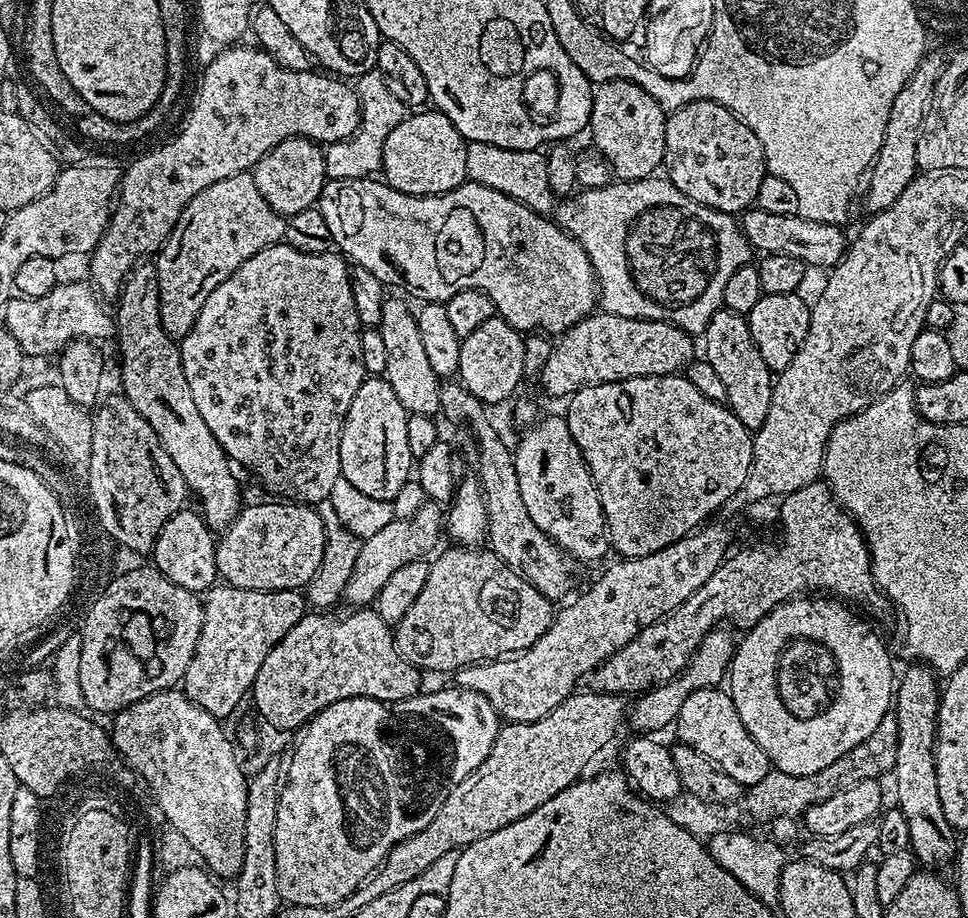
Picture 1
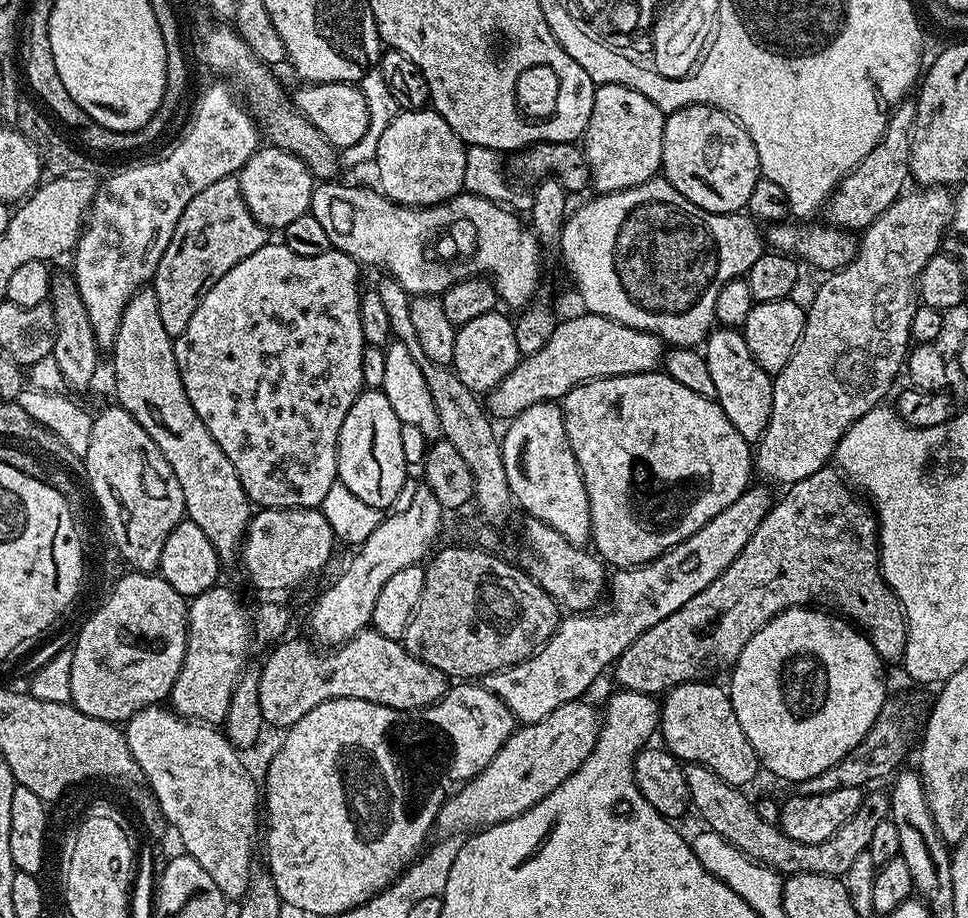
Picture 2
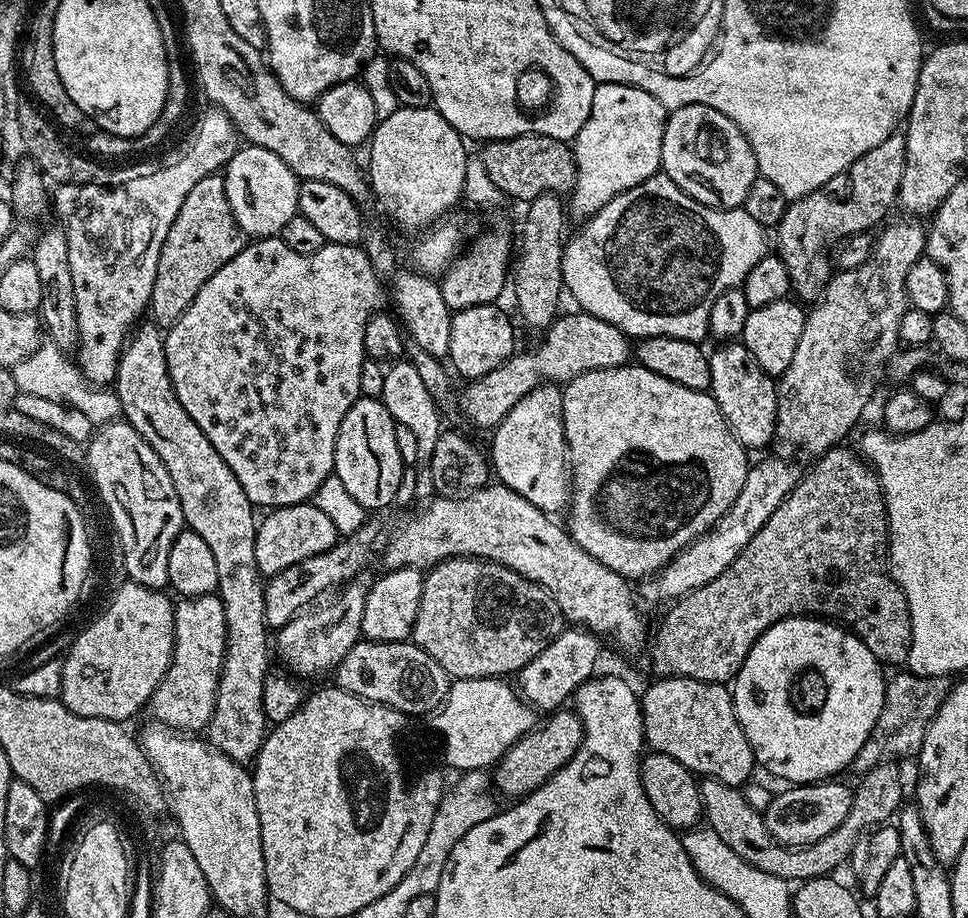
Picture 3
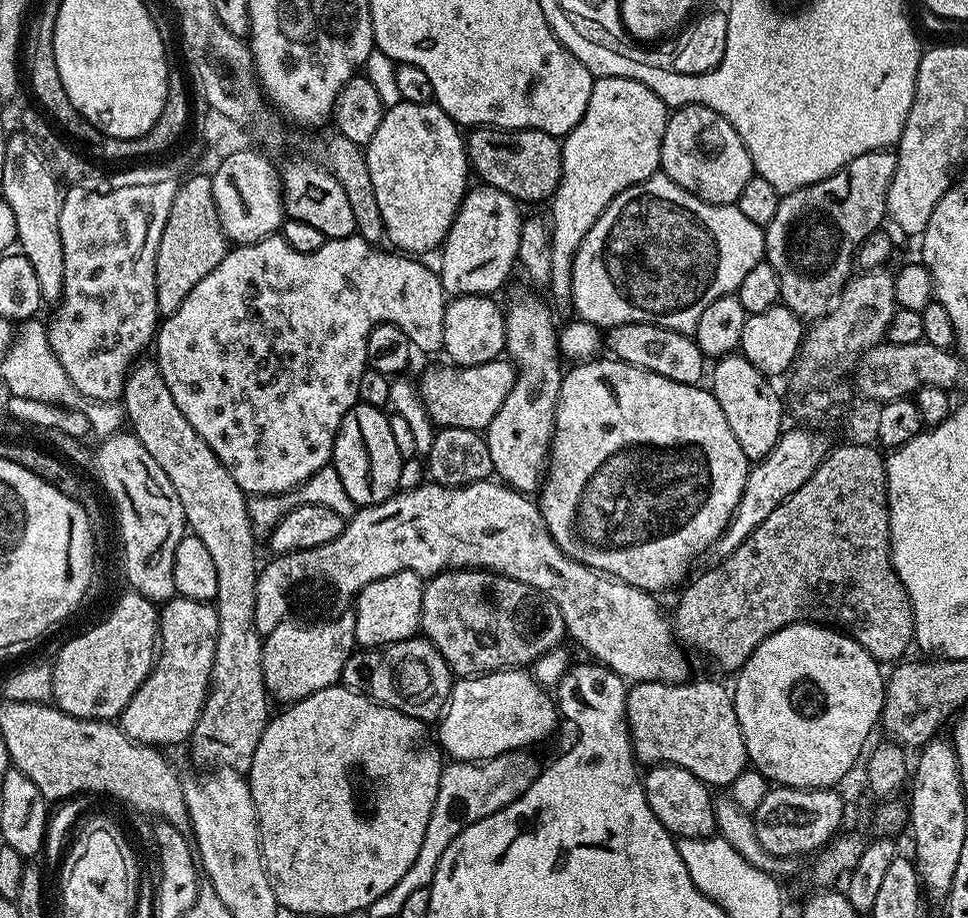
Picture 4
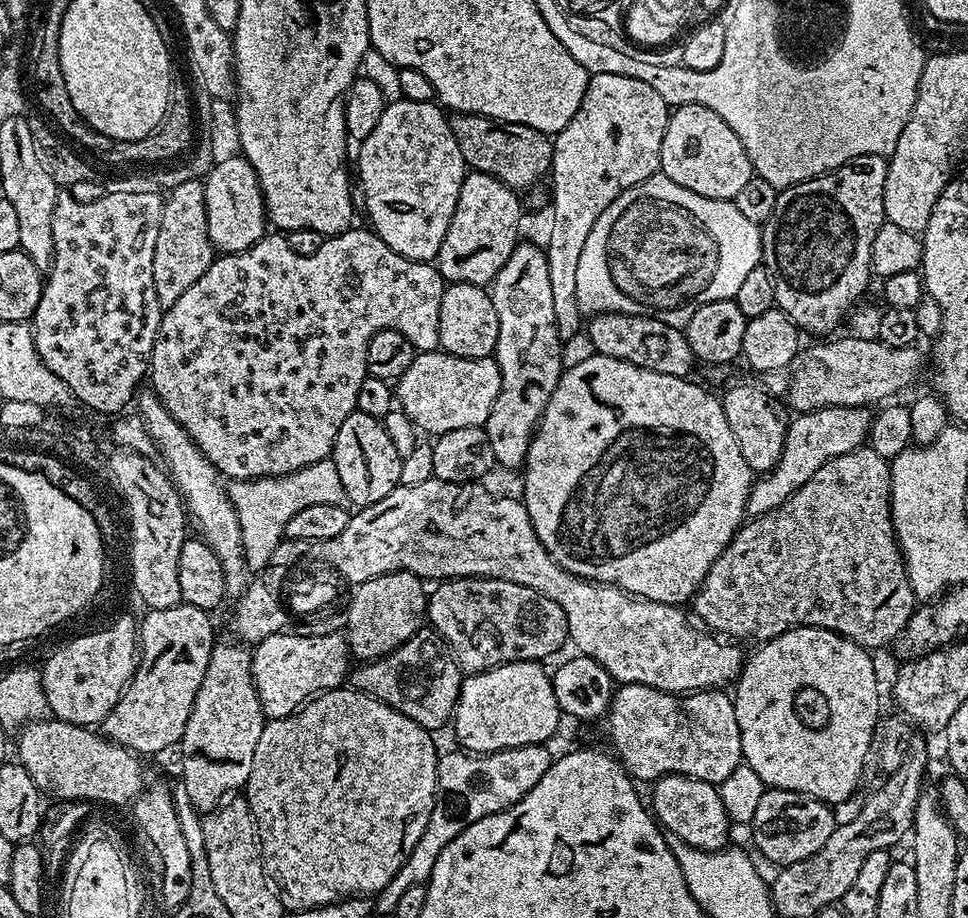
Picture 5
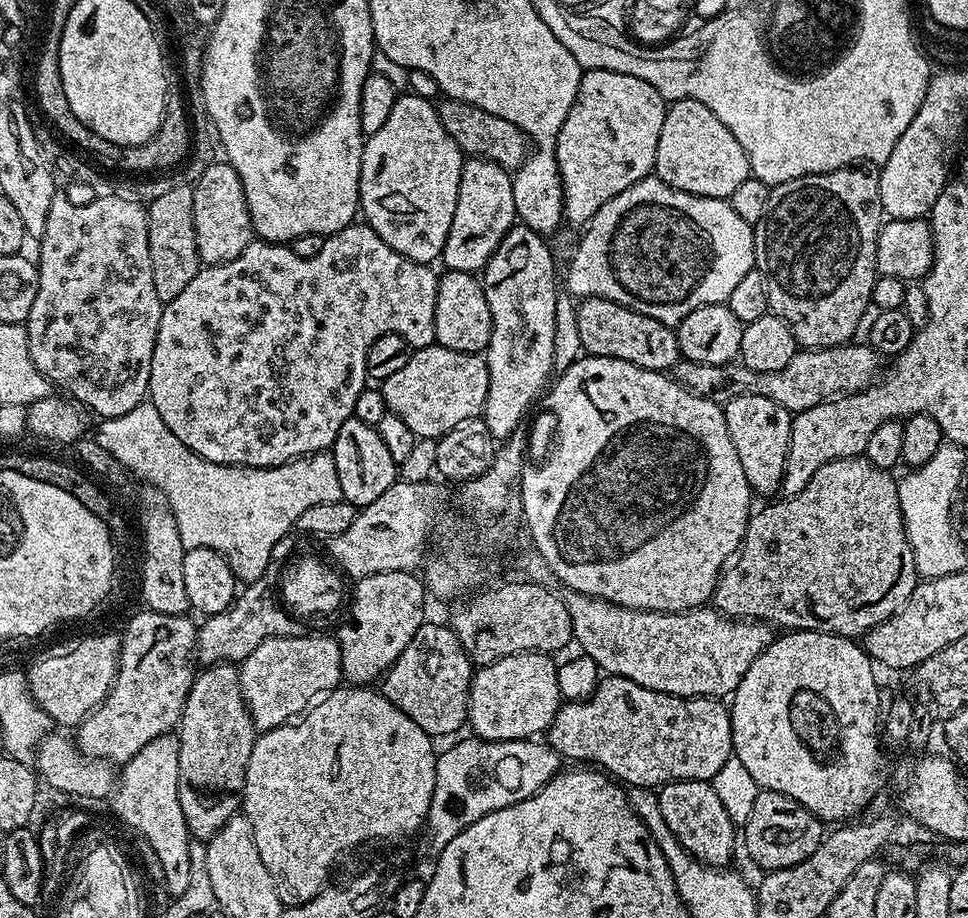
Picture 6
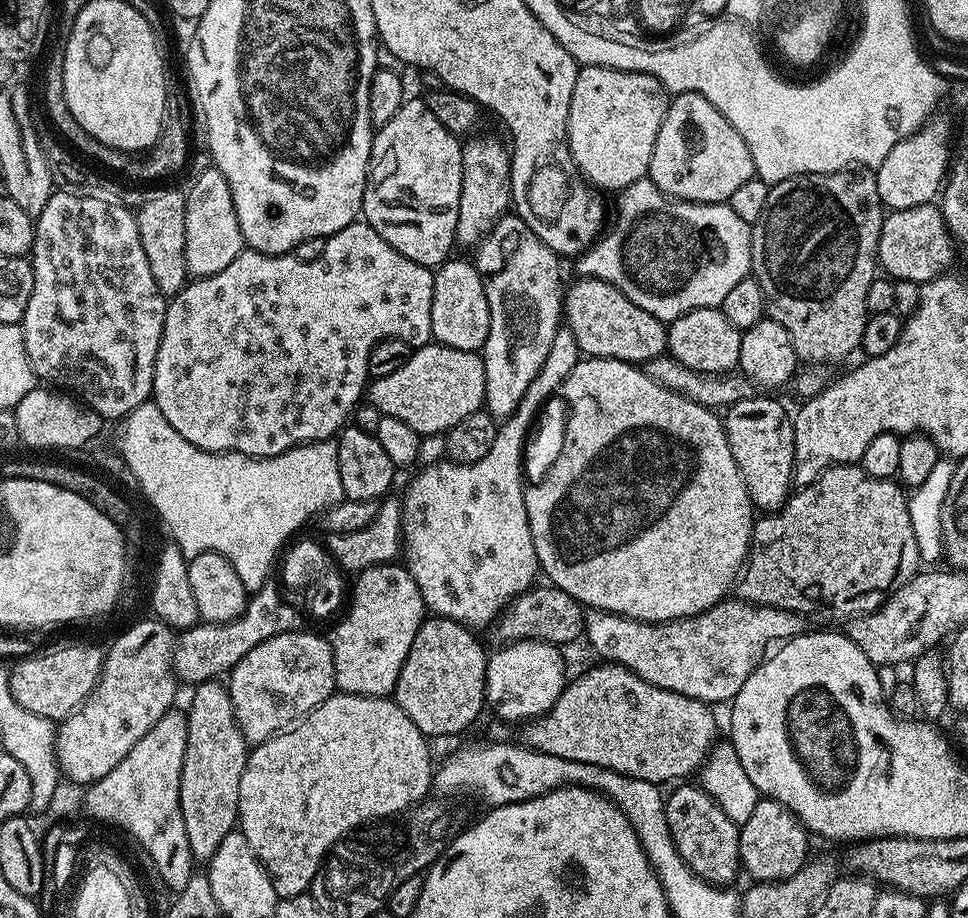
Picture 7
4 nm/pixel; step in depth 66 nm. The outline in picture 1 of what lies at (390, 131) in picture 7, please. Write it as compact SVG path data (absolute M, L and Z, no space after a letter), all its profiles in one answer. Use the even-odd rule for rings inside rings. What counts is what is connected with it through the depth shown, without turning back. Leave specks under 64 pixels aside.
M416 110L406 115L403 121L391 130L384 144L382 175L388 179L393 193L405 192L411 196L440 196L454 190L468 180L466 174L466 150L468 144L461 132L439 110Z

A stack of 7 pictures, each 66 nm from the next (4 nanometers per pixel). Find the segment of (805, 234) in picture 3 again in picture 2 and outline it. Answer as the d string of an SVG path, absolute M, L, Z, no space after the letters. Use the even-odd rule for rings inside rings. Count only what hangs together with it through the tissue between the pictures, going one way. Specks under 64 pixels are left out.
M905 98L888 117L888 128L884 137L874 146L870 154L858 167L852 169L826 201L827 219L835 227L863 230L874 223L890 205L899 200L909 183L908 163L912 157L912 128L916 124L916 101ZM832 219L832 220L831 220Z

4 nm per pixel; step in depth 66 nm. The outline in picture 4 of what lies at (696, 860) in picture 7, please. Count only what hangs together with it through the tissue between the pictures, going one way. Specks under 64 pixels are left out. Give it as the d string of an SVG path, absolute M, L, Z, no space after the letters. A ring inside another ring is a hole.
M658 764L643 773L642 783L646 802L650 810L654 810L654 818L658 818L658 822L662 822L662 826L666 826L673 837L702 839L716 832L714 796L708 793L711 792L709 785L690 774L690 770L682 770L673 764Z

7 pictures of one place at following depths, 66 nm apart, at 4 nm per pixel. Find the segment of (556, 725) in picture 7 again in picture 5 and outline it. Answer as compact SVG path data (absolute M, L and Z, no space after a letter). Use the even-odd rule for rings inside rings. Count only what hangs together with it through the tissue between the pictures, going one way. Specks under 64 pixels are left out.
M620 684L606 713L611 751L633 781L689 776L719 786L742 763L736 706L724 690L677 694L641 684Z

